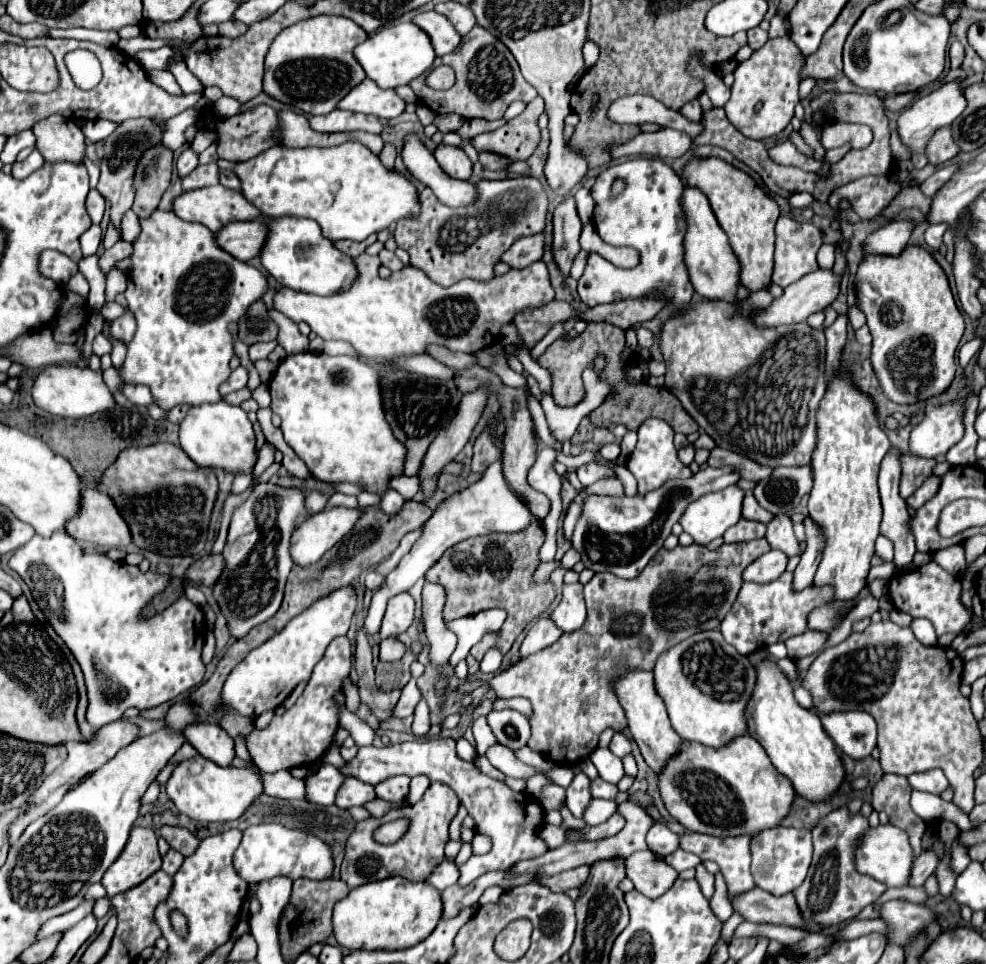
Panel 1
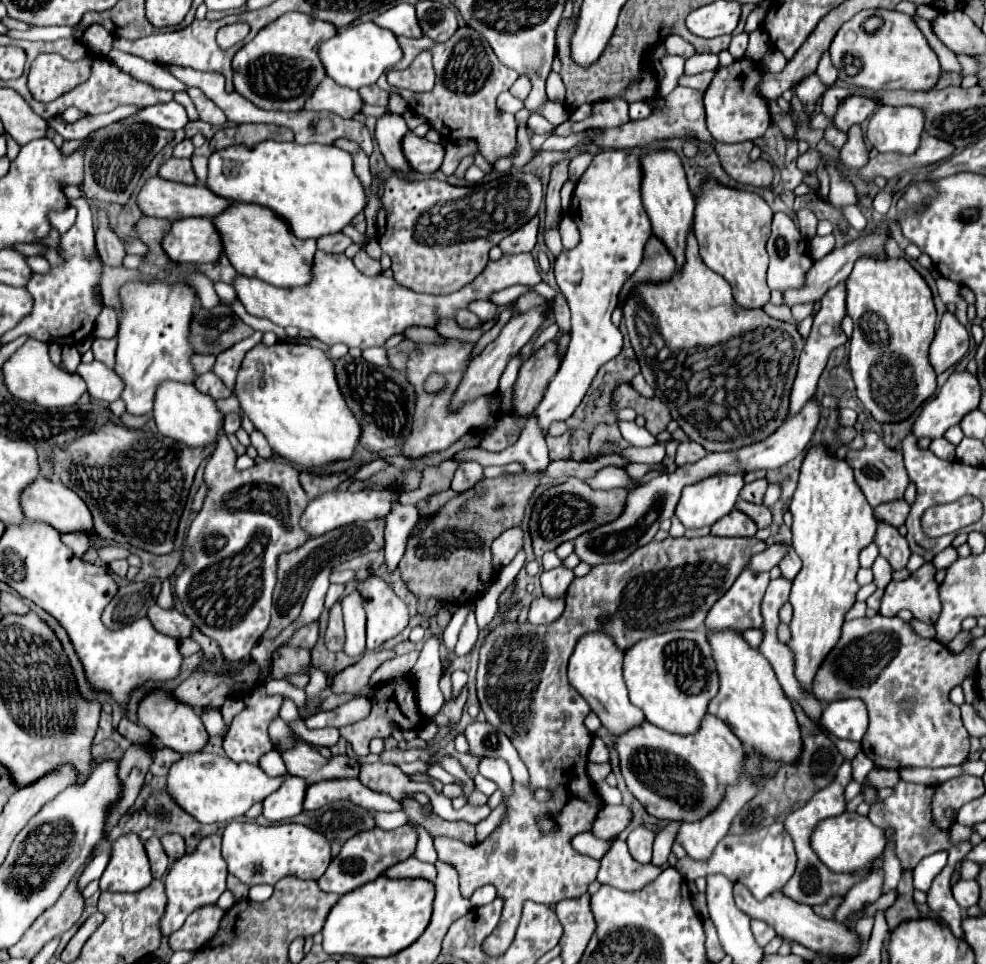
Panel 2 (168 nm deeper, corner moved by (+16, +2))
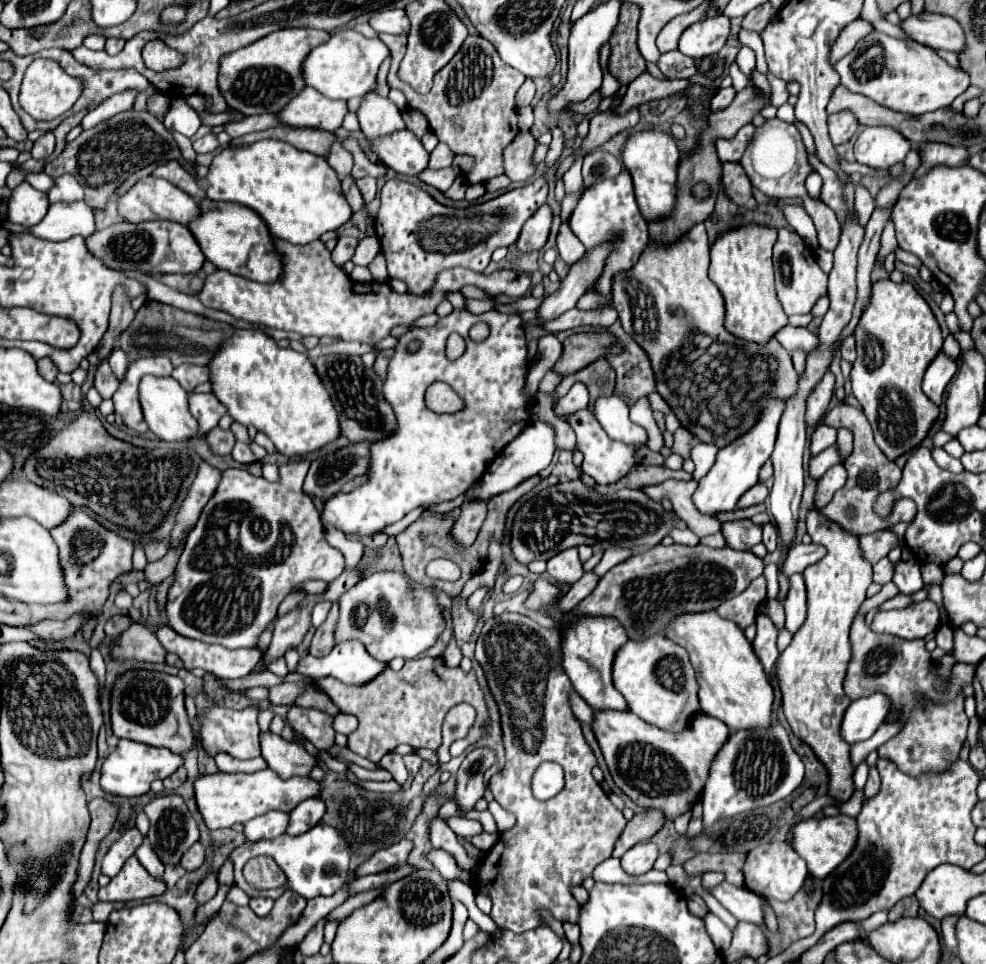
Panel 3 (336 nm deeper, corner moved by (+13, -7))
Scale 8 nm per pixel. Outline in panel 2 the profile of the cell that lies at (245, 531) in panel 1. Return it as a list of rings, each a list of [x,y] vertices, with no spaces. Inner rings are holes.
[[[220,428],[220,440],[212,452],[206,470],[204,482],[208,494],[202,510],[192,520],[182,552],[184,570],[174,578],[174,598],[182,604],[184,616],[188,616],[194,626],[216,640],[222,648],[226,660],[242,660],[250,654],[252,646],[260,640],[270,622],[272,608],[272,590],[276,586],[276,564],[278,556],[300,548],[310,536],[300,526],[300,516],[306,510],[310,498],[298,482],[300,470],[286,462],[266,460],[248,470],[236,470],[236,452],[232,450],[224,428]],[[206,536],[216,536],[222,540],[220,548],[206,548]]]

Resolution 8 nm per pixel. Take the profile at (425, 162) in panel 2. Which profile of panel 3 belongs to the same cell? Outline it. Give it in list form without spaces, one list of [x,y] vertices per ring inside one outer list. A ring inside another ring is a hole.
[[[409,129],[371,141],[371,147],[387,167],[401,175],[419,175],[429,165],[429,153]]]

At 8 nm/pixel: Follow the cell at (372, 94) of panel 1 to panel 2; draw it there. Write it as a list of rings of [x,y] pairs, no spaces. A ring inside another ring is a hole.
[[[324,78],[312,96],[306,100],[304,110],[314,112],[334,112],[342,118],[352,118],[362,108],[362,100],[356,90],[352,88],[340,88],[334,80]]]

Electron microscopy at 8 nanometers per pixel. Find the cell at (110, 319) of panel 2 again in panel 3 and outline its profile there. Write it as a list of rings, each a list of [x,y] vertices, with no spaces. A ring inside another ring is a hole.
[[[115,349],[115,351],[107,357],[107,361],[109,361],[111,369],[115,371],[115,375],[117,375],[119,379],[123,379],[123,375],[125,375],[125,371],[127,371],[127,365],[129,365],[127,355],[123,353],[123,349]]]

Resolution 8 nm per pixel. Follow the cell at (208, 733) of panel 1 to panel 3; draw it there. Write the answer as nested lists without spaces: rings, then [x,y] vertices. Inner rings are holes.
[[[129,671],[121,675],[111,689],[113,733],[121,739],[133,739],[153,747],[165,747],[173,753],[187,753],[195,747],[195,731],[185,711],[183,681],[157,671]]]

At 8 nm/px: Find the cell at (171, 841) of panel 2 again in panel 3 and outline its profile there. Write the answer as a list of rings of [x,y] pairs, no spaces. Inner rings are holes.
[[[195,843],[187,853],[183,853],[179,865],[183,869],[187,869],[187,871],[193,871],[193,869],[197,869],[203,863],[203,859],[205,859],[205,849],[203,849],[201,843]]]

